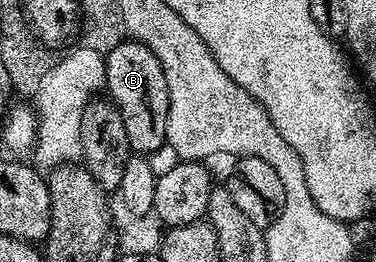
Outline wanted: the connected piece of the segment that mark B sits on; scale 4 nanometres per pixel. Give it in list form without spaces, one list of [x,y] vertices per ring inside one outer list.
[[[123,41],[116,48],[104,55],[105,79],[107,98],[118,109],[122,117],[122,125],[126,125],[126,137],[130,141],[133,152],[141,156],[151,156],[151,151],[156,151],[167,144],[166,117],[170,113],[170,93],[166,89],[166,73],[162,73],[162,65],[158,57],[144,43]]]

